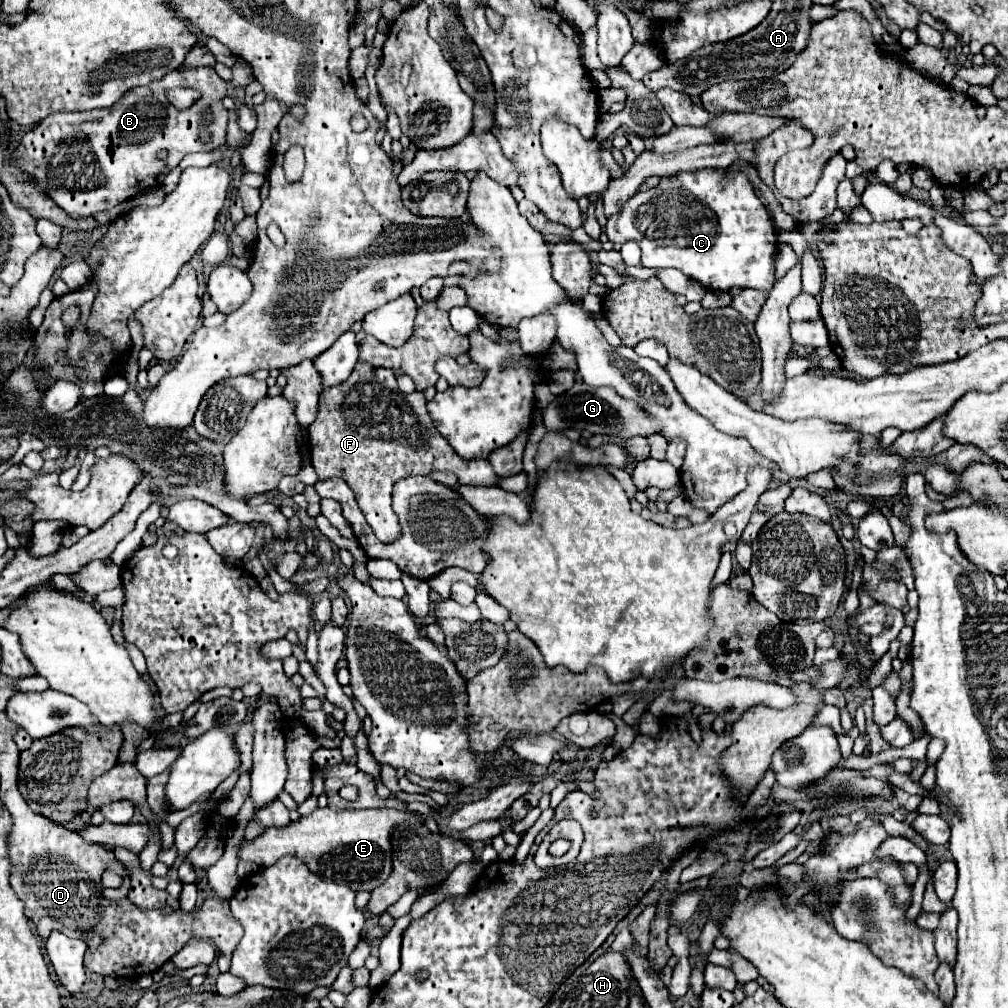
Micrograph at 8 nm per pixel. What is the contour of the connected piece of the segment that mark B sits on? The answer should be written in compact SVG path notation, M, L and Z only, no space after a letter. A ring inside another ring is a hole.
M212 67L178 69L160 81L150 81L144 87L126 91L112 107L44 117L22 137L10 163L26 173L34 185L70 217L88 217L160 185L164 175L176 167L184 155L212 151L224 145L228 123L228 111L224 115L222 105L224 95L226 83ZM168 87L196 89L200 99L188 109L178 109L166 97ZM206 107L212 107L214 113L208 143L200 139L200 113ZM162 149L168 149L166 159L158 157L158 151Z

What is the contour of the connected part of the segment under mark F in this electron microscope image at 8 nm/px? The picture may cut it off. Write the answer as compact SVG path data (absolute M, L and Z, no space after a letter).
M358 363L350 377L338 385L328 387L320 393L318 399L318 415L316 421L308 425L308 441L312 449L312 467L316 469L318 477L330 479L340 477L344 479L352 491L356 493L358 505L362 513L366 515L368 525L374 529L376 537L384 543L392 543L400 539L402 527L398 519L394 517L392 509L392 485L398 479L410 477L410 475L422 475L422 473L454 473L460 479L460 485L476 485L476 487L498 487L500 477L494 473L492 465L486 459L472 459L466 461L456 455L456 451L438 435L438 429L434 427L428 411L422 391L414 391L410 395L402 393L396 385L394 373L370 367L368 363Z

